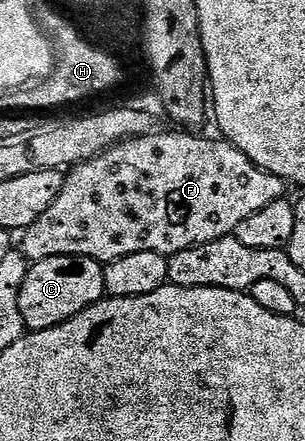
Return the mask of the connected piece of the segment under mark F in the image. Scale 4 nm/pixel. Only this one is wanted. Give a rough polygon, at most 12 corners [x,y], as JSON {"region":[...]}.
{"region":[[124,140],[66,172],[27,261],[167,258],[288,185],[227,140]]}

